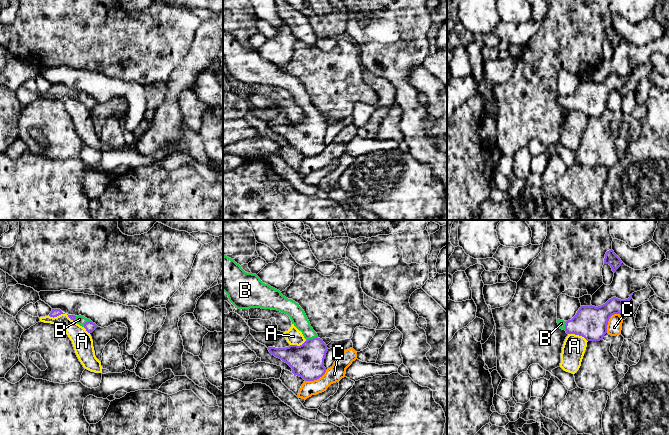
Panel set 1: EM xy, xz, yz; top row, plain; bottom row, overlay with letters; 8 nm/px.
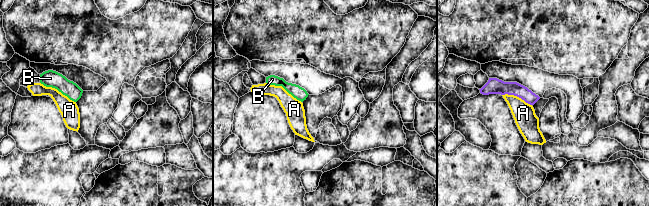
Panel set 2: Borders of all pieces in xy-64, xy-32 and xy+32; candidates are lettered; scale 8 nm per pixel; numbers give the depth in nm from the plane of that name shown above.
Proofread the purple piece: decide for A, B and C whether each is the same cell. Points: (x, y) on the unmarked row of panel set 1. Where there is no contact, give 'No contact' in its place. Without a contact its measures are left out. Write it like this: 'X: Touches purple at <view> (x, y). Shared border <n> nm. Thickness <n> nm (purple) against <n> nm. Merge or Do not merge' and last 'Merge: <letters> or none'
A: Touches purple at yz (578, 110). Shared border 170 nm. Thickness 260 nm (purple) against 180 nm. Do not merge
B: Touches purple at xz (311, 115). Shared border 100 nm. Thickness 280 nm (purple) against 130 nm. Merge
C: Touches purple at yz (608, 96). Shared border 190 nm. Thickness 260 nm (purple) against 120 nm. Do not merge
Merge: B

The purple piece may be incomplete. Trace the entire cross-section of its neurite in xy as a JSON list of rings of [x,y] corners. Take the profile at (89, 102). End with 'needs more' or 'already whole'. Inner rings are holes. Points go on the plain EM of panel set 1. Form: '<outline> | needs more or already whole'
[[[68,91],[68,93],[80,102],[84,103],[88,109],[92,109],[98,103],[90,95],[87,95],[84,92]]] | needs more

